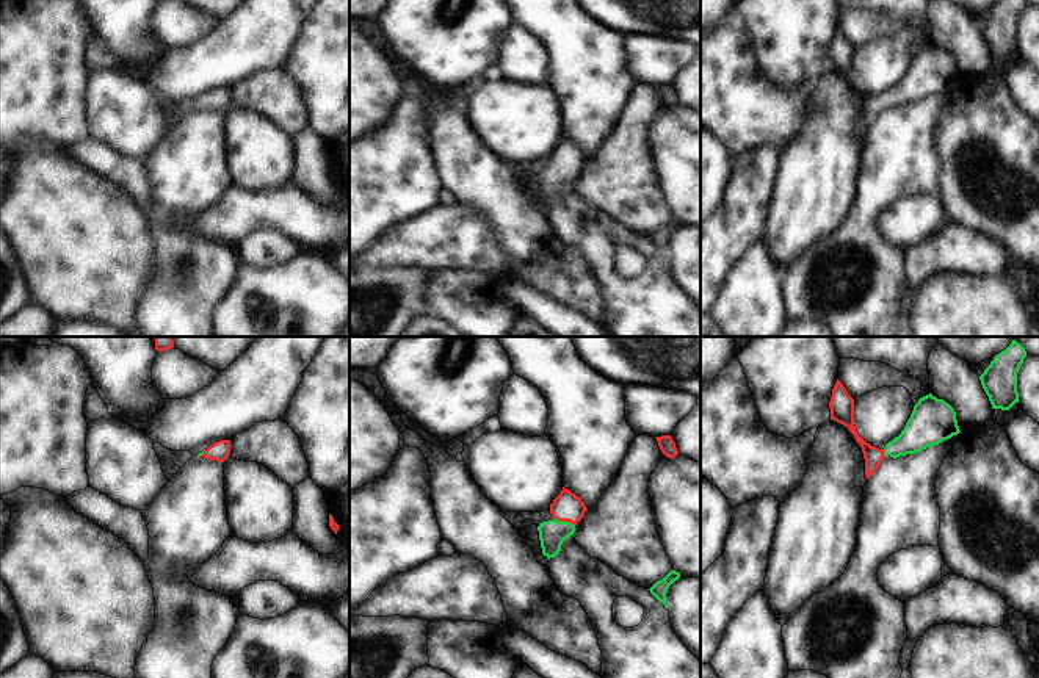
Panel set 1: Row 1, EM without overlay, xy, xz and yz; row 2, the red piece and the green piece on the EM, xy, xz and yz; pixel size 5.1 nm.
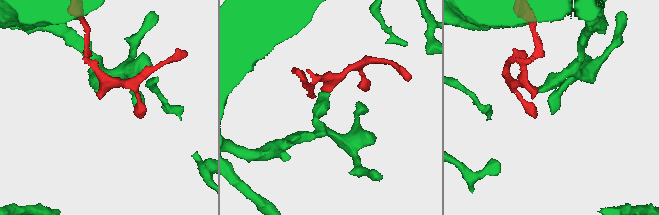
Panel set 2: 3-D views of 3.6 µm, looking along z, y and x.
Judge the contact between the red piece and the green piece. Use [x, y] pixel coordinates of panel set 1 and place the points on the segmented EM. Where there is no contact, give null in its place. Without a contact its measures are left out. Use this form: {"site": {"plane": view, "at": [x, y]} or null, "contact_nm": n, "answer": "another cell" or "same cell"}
{"site": {"plane": "xz", "at": [564, 520]}, "contact_nm": 120, "answer": "same cell"}

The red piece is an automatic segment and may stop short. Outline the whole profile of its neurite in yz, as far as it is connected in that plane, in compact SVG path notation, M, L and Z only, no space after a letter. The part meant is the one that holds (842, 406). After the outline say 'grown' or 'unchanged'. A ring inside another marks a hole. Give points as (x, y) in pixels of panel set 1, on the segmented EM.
M838 379L832 388L829 409L831 420L846 426L860 445L867 479L879 468L885 456L896 459L915 454L961 432L954 409L931 393L918 399L901 434L889 442L884 449L871 446L857 434L854 426L854 399Z; grown

